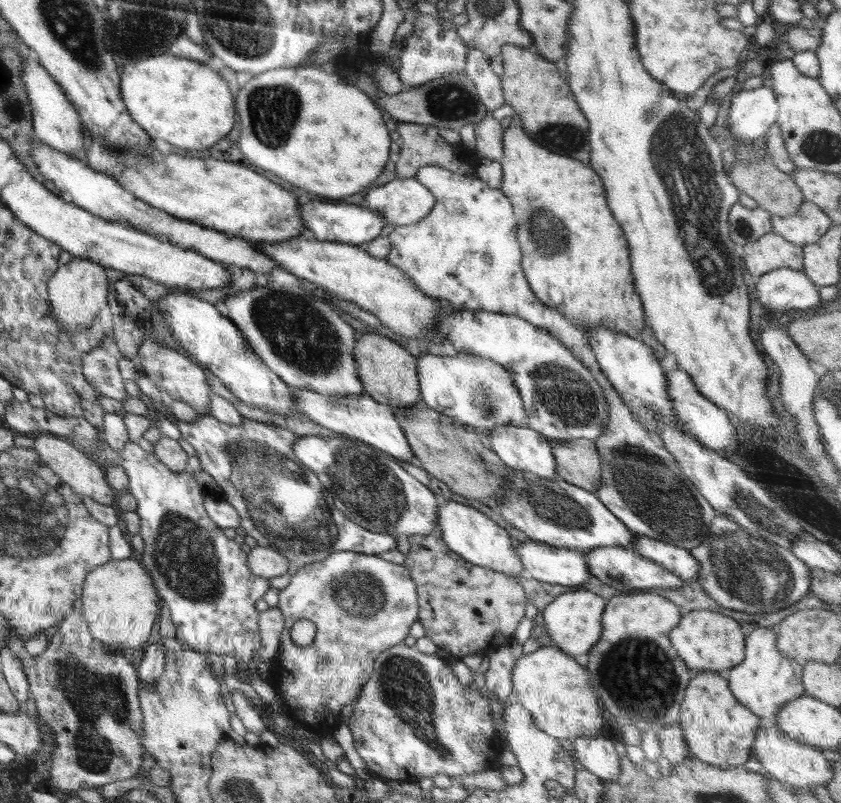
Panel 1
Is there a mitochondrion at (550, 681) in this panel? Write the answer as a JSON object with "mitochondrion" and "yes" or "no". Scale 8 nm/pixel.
{"mitochondrion":"no"}

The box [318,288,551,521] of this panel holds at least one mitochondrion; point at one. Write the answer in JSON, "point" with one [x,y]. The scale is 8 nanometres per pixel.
{"point":[479,395]}

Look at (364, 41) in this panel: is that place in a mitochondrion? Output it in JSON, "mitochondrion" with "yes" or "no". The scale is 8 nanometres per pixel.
{"mitochondrion":"no"}

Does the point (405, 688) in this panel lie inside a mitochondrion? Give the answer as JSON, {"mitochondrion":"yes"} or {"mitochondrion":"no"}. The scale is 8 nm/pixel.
{"mitochondrion":"yes"}

